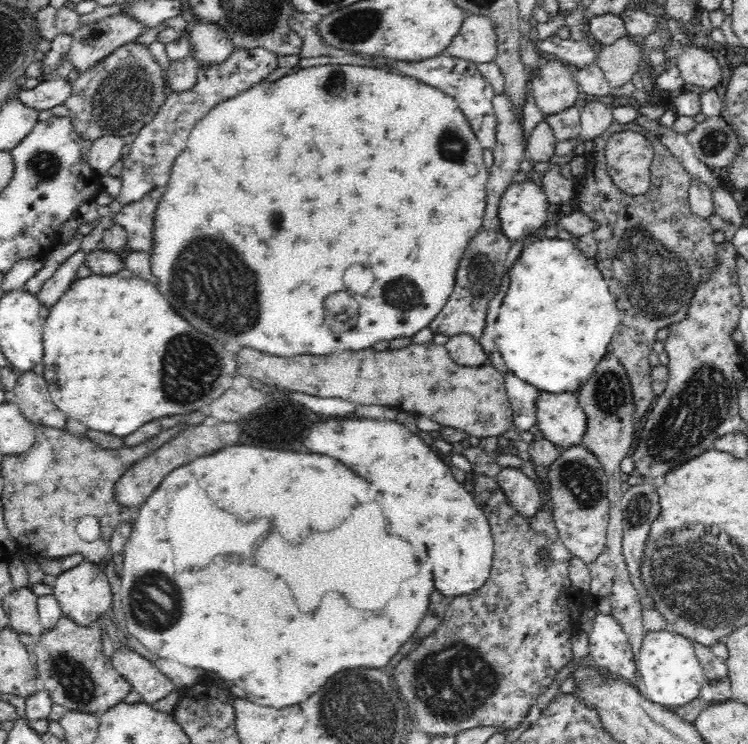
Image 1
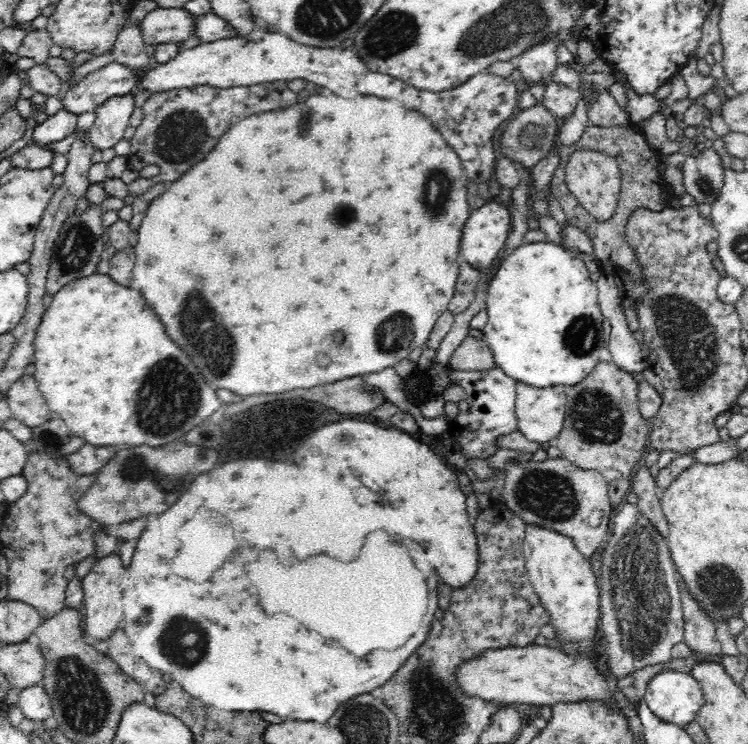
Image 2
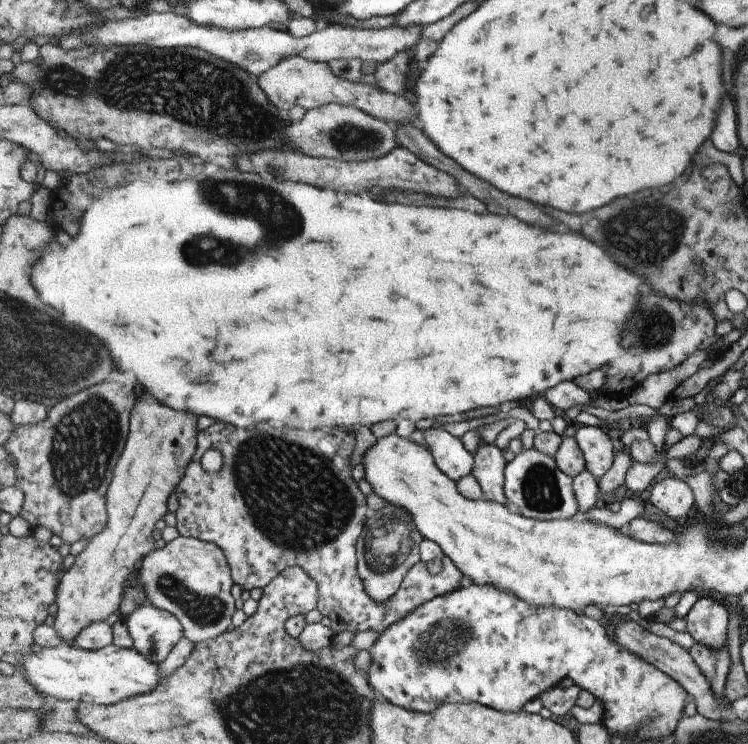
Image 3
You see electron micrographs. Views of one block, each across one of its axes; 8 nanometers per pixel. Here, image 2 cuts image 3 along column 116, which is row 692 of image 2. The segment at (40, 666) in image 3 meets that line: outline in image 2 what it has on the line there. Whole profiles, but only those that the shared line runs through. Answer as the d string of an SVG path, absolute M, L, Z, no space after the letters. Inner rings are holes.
M660 670L646 686L648 706L660 720L688 726L706 704L704 688L696 676L682 670Z

